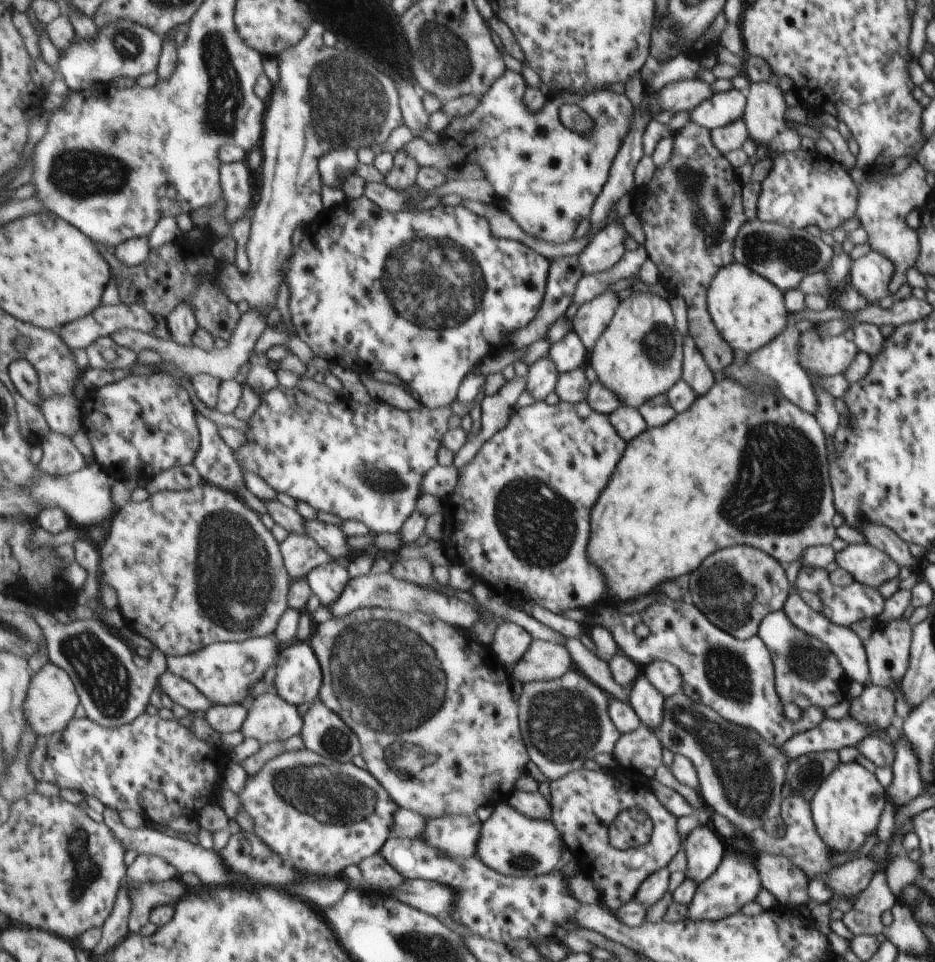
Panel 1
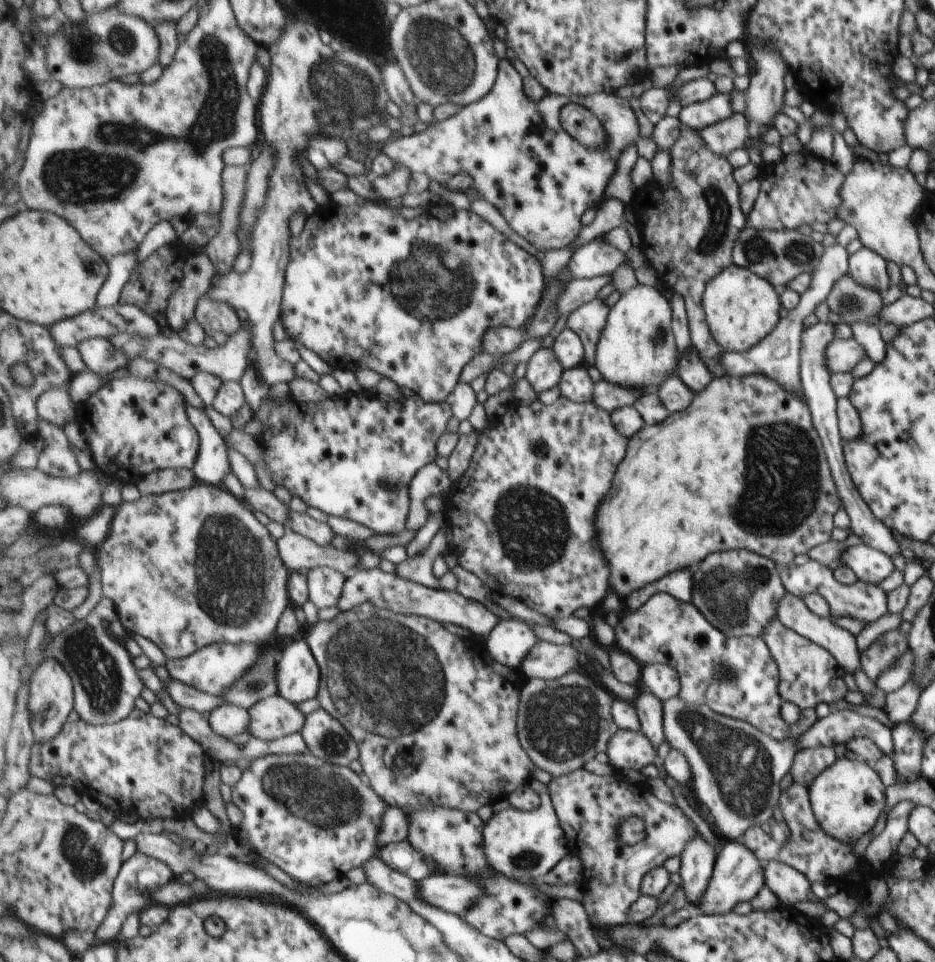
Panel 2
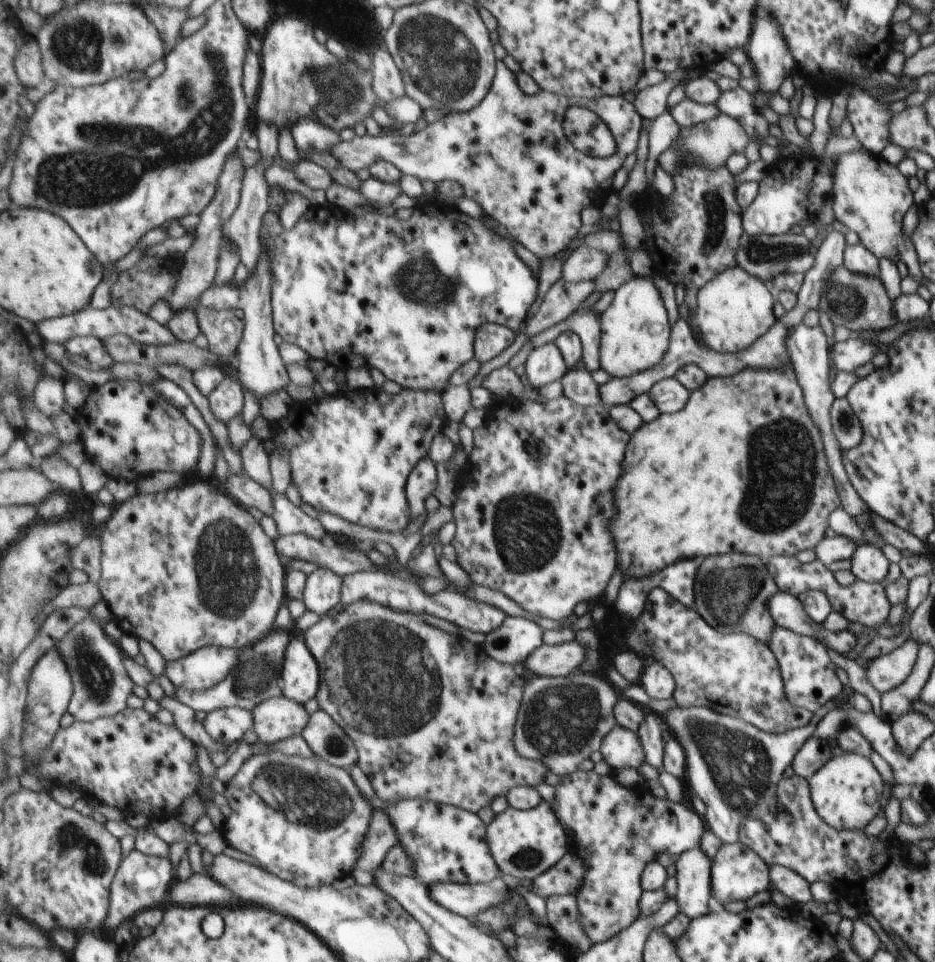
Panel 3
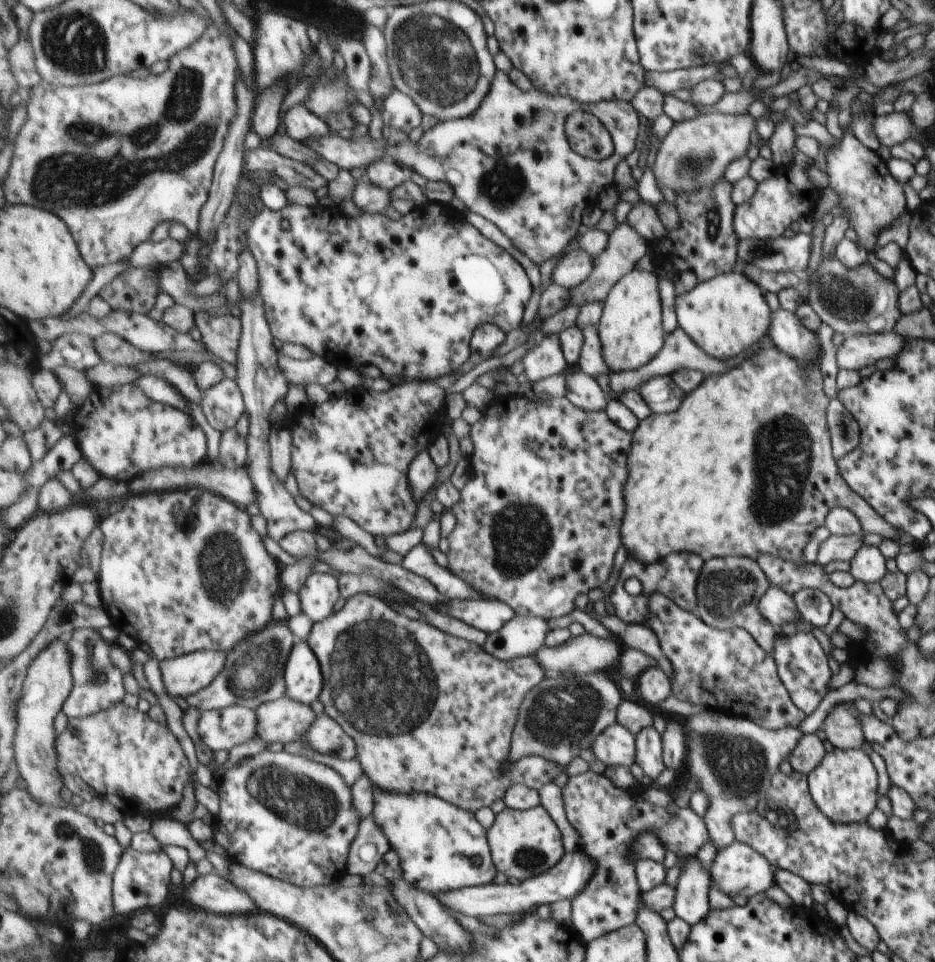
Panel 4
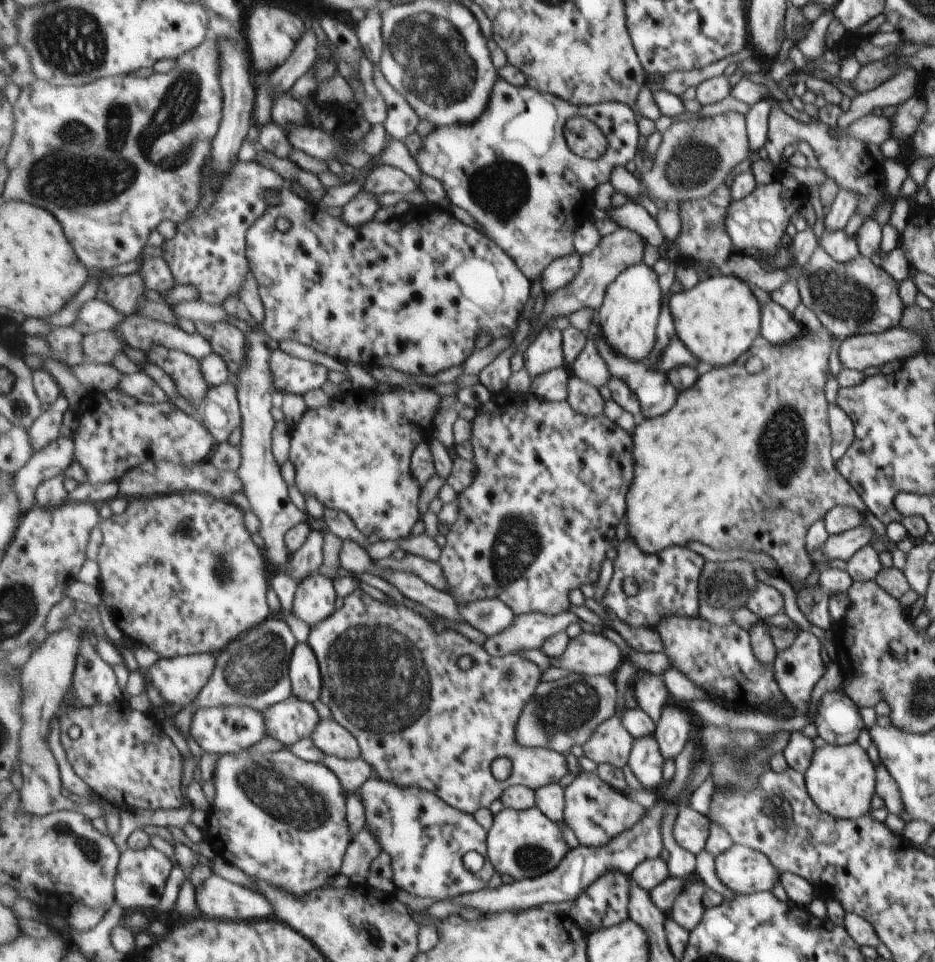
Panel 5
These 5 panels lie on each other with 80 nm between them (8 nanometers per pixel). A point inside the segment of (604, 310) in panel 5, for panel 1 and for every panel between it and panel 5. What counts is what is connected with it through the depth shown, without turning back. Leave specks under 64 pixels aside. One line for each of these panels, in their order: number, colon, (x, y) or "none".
1: (640, 355)
2: (637, 350)
3: (635, 330)
4: (631, 331)

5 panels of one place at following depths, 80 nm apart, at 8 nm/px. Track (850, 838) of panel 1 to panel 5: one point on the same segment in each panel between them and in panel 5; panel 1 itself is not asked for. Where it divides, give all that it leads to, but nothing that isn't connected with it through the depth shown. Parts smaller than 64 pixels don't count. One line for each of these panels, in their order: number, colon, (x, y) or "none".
2: (846, 798)
3: (846, 792)
4: (843, 785)
5: (840, 779)

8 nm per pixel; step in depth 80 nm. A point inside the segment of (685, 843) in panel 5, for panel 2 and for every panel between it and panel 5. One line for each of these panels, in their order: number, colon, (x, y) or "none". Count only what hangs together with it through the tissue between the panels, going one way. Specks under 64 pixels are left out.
2: (621, 832)
3: (619, 830)
4: (610, 820)

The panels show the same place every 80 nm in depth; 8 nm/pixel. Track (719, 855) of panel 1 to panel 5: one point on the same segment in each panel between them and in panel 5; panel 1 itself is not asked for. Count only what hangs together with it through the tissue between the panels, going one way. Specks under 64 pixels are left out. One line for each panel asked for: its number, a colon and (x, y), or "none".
2: (697, 859)
3: (693, 881)
4: (691, 891)
5: (687, 909)

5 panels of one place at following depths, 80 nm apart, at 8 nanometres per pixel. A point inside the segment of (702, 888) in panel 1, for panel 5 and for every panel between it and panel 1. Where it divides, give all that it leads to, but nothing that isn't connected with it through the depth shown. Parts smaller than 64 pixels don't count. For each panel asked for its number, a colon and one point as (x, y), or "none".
2: (736, 877)
3: (737, 872)
4: (736, 869)
5: (743, 870)

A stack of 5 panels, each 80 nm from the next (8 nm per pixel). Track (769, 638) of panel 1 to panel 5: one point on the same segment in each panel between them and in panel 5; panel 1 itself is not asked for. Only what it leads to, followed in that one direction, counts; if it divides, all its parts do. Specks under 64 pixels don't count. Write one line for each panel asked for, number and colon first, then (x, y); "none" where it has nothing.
2: (807, 674)
3: (808, 676)
4: (801, 665)
5: (796, 668)

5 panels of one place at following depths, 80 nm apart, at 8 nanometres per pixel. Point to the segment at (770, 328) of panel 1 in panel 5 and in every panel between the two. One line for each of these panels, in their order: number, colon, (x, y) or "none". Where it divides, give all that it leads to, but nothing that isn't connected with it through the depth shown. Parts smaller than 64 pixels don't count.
2: (741, 308)
3: (734, 308)
4: (723, 316)
5: (716, 319)

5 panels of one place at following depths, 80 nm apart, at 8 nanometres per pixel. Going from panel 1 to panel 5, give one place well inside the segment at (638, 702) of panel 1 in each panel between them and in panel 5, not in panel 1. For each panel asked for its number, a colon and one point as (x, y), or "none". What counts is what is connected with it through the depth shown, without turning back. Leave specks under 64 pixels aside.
2: (648, 705)
3: (650, 730)
4: (649, 746)
5: (645, 762)

